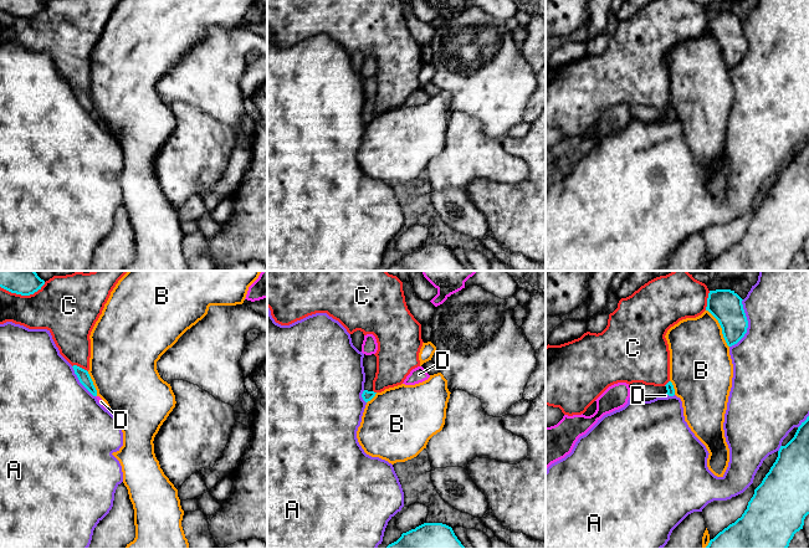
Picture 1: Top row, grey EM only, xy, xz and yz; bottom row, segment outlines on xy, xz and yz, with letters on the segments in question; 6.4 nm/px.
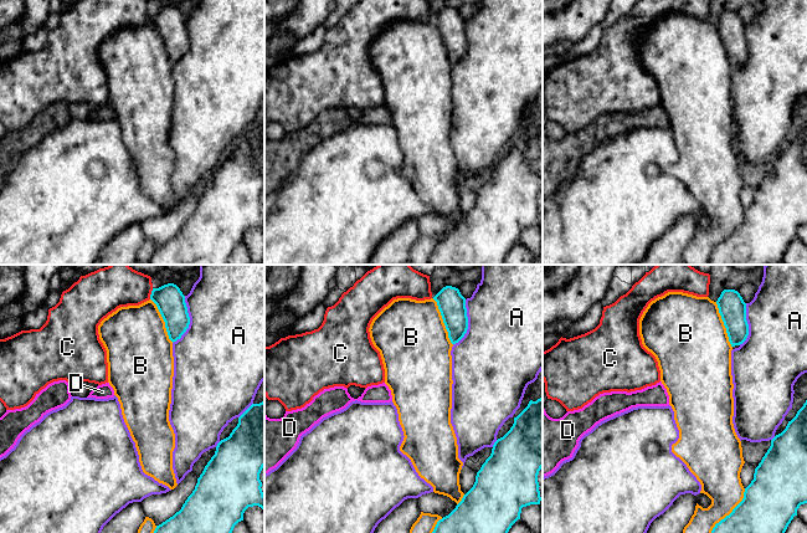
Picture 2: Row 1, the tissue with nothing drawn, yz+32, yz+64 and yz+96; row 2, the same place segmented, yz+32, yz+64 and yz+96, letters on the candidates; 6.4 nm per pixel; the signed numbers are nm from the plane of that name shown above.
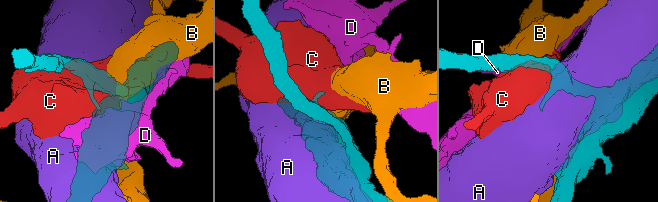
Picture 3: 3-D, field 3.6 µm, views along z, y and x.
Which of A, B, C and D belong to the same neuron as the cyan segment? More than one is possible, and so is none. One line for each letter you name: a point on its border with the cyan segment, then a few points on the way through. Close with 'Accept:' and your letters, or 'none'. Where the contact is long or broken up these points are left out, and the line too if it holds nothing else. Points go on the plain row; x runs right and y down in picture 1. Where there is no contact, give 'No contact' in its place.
Accept: none

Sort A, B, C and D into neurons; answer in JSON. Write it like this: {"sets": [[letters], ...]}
{"sets": [["A"], ["B"], ["C"], ["D"]]}

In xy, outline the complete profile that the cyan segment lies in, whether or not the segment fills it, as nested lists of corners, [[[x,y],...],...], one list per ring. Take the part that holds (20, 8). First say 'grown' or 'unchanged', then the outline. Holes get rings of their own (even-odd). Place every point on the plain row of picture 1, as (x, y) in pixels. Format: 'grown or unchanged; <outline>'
unchanged; [[[0,0],[0,9],[16,16],[30,17],[41,11],[45,2],[41,0]]]

